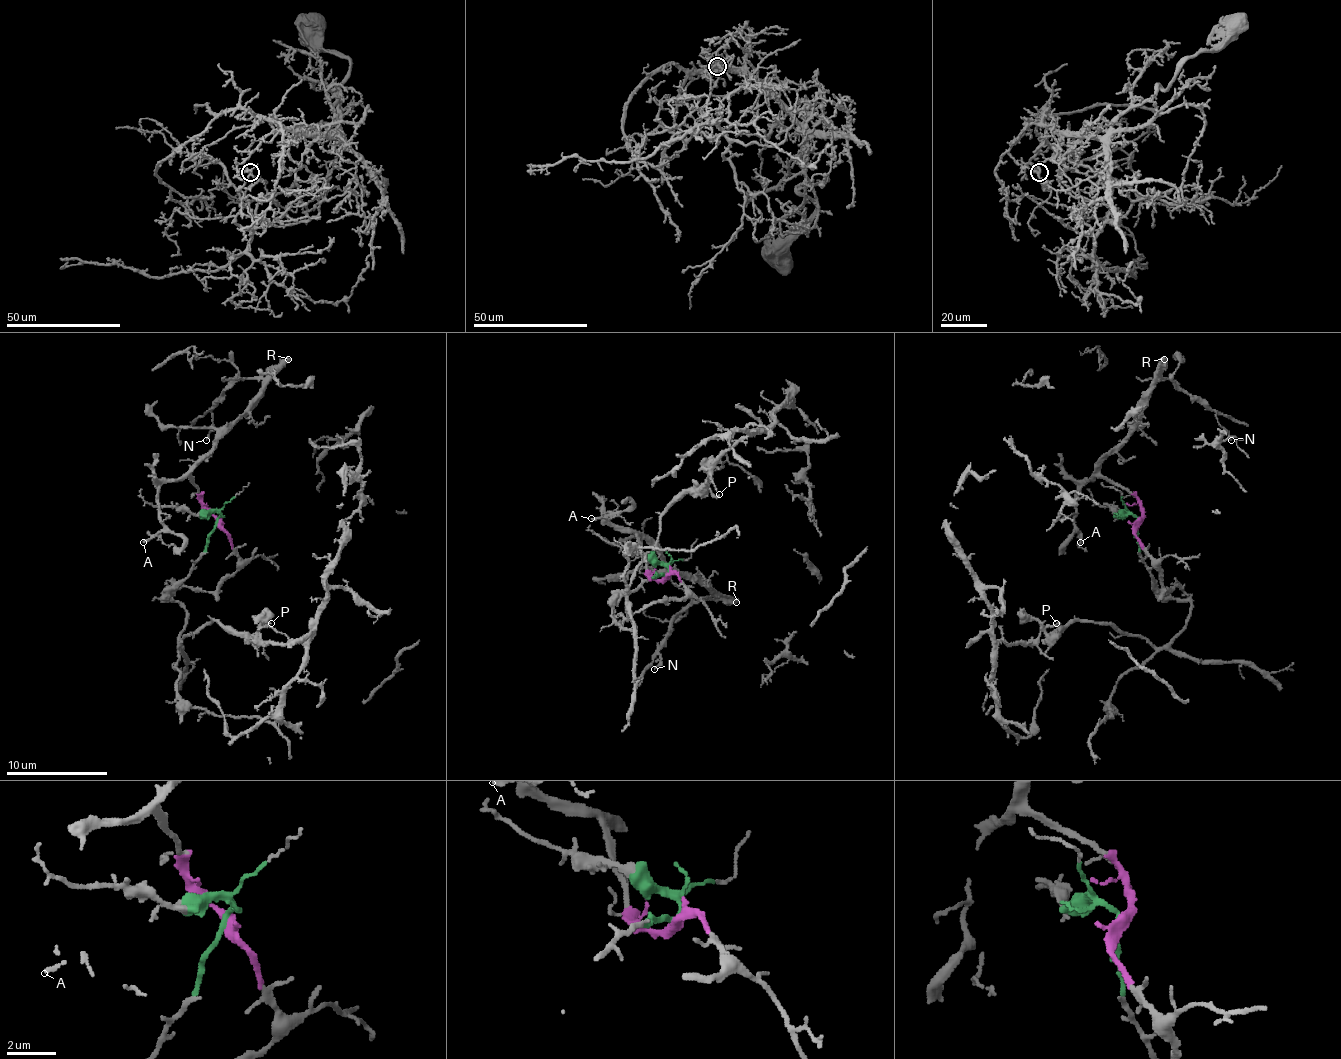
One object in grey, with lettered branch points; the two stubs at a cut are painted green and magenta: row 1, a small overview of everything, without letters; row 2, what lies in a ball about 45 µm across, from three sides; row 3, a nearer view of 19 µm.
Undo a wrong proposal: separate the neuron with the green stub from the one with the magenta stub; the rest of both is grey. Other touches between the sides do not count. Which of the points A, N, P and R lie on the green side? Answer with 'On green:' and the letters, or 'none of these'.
On green: P

